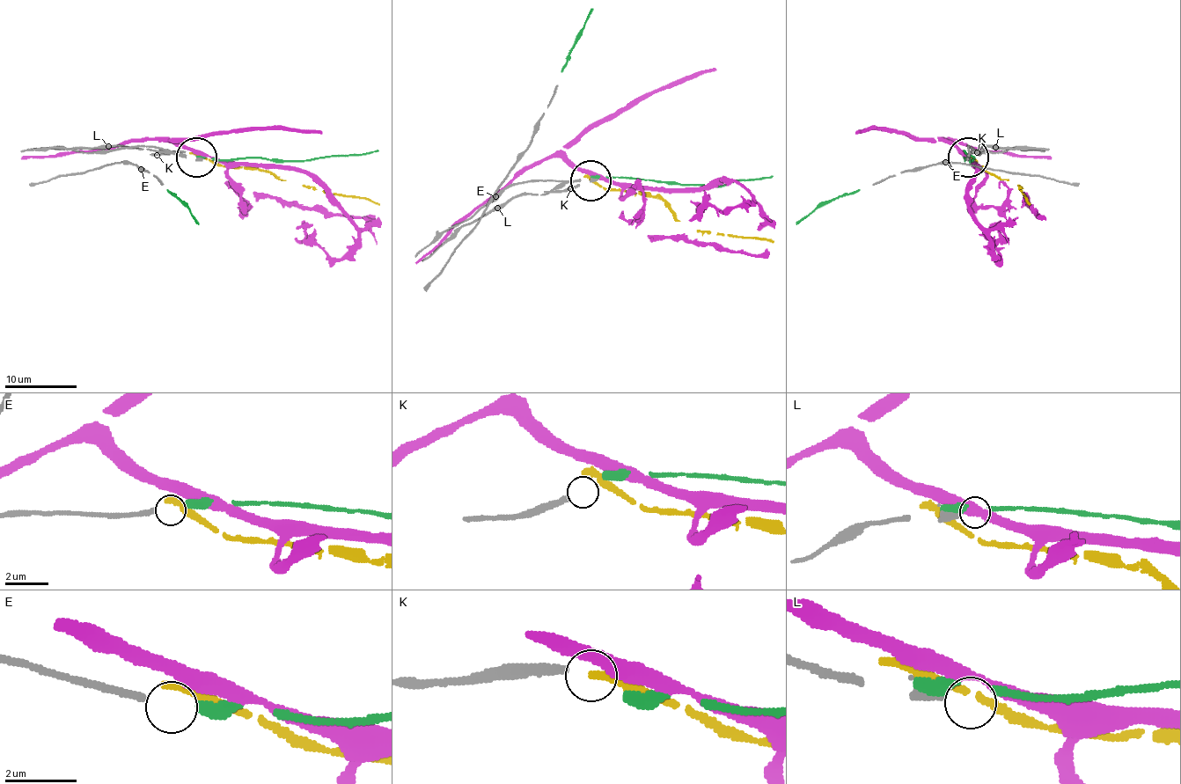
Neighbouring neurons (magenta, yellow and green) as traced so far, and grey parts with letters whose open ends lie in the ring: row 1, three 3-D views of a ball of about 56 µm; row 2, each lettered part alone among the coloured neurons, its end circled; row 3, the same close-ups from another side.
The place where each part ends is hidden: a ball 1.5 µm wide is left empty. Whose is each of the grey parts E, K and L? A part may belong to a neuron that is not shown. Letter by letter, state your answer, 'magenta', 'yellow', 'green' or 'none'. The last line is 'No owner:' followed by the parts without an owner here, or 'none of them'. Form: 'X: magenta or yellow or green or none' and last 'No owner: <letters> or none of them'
E: green
K: none
L: none
No owner: K, L

